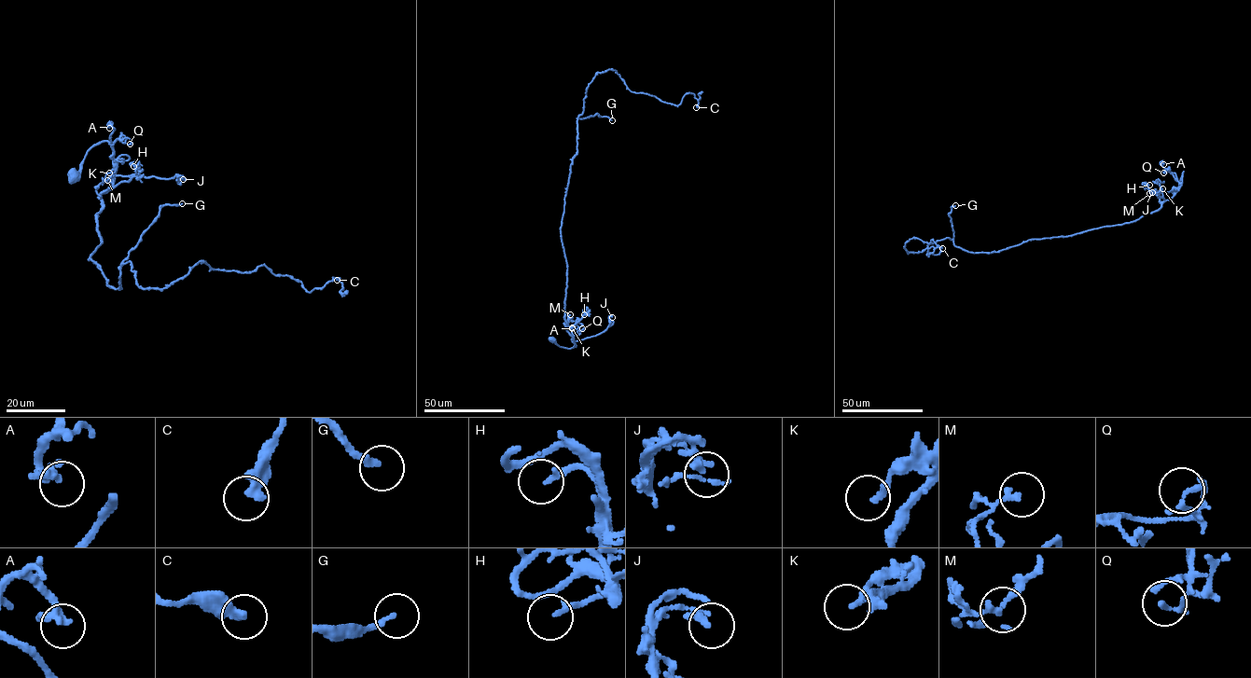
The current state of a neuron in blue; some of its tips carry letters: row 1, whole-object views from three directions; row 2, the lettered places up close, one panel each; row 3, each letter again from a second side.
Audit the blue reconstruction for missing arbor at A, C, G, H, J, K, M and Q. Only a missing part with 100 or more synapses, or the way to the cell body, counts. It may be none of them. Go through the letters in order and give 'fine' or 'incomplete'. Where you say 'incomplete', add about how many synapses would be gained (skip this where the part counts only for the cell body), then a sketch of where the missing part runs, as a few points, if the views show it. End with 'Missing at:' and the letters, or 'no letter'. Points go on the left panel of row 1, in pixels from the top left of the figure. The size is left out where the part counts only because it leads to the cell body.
A: fine
C: fine
G: incomplete; 250 synapses
H: fine
J: fine
K: fine
M: fine
Q: fine
Missing at: G

